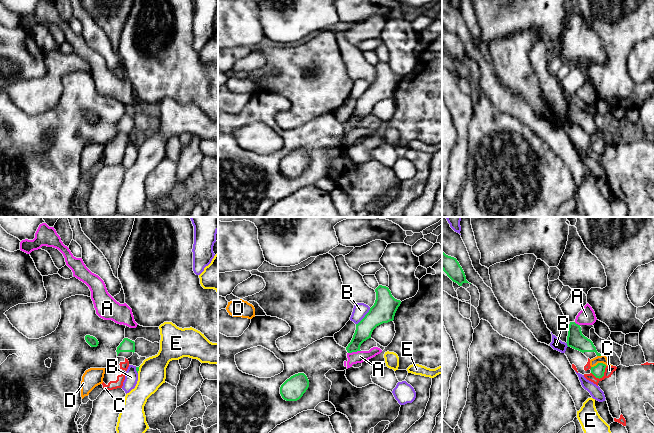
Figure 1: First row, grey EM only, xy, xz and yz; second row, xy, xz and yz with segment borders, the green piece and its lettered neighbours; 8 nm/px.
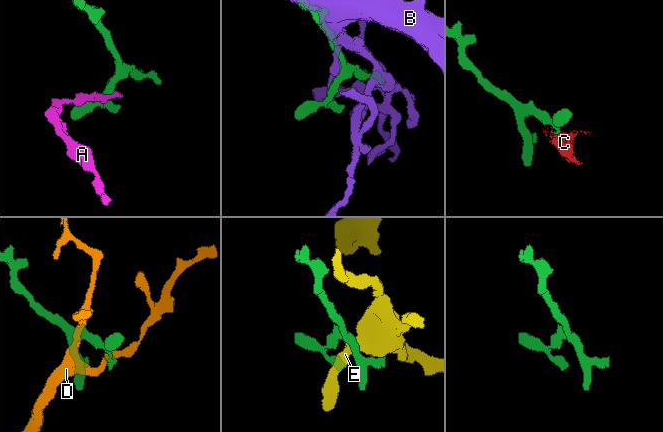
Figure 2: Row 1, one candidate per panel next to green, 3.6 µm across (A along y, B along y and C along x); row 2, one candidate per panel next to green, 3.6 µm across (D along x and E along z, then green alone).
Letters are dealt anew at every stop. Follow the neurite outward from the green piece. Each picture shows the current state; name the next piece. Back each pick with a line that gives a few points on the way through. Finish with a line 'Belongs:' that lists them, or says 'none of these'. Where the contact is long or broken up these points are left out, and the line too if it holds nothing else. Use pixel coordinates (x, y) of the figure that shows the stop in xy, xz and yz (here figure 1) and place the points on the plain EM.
Belongs: none of these

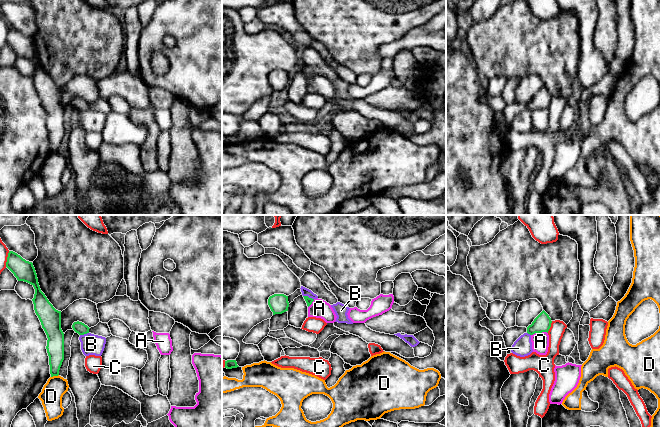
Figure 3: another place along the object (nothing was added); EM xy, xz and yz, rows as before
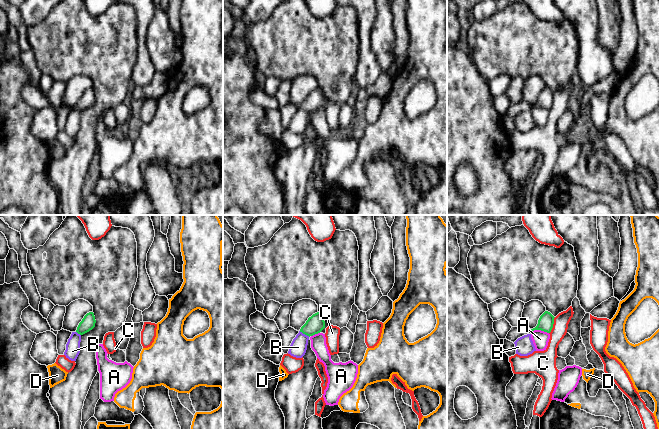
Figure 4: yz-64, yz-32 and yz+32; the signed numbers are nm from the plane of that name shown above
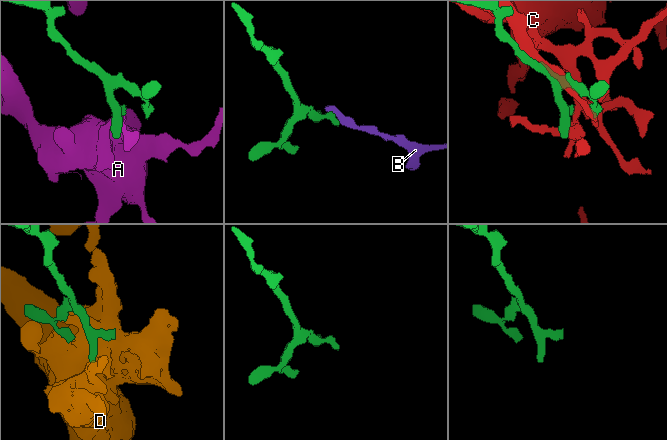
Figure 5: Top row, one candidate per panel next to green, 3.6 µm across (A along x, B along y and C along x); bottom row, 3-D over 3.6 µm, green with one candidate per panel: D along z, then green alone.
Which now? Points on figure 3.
Belongs: none of these

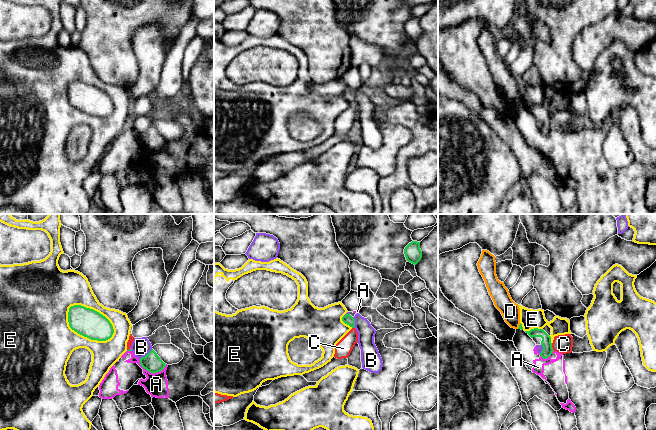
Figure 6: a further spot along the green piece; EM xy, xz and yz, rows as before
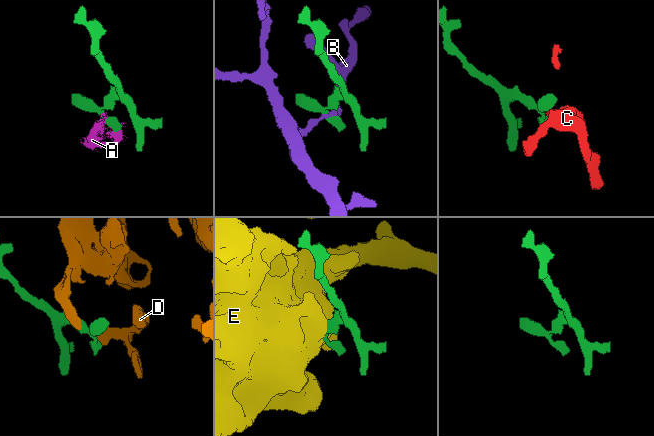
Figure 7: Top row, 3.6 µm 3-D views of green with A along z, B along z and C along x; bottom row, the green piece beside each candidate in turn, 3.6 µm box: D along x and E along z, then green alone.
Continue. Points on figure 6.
Belongs: none of these

